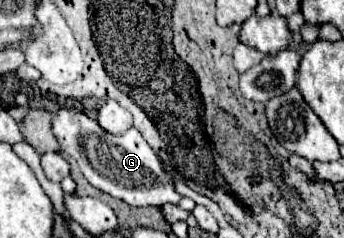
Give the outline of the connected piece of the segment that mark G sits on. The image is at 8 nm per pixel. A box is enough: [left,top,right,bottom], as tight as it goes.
[51,108,181,206]

